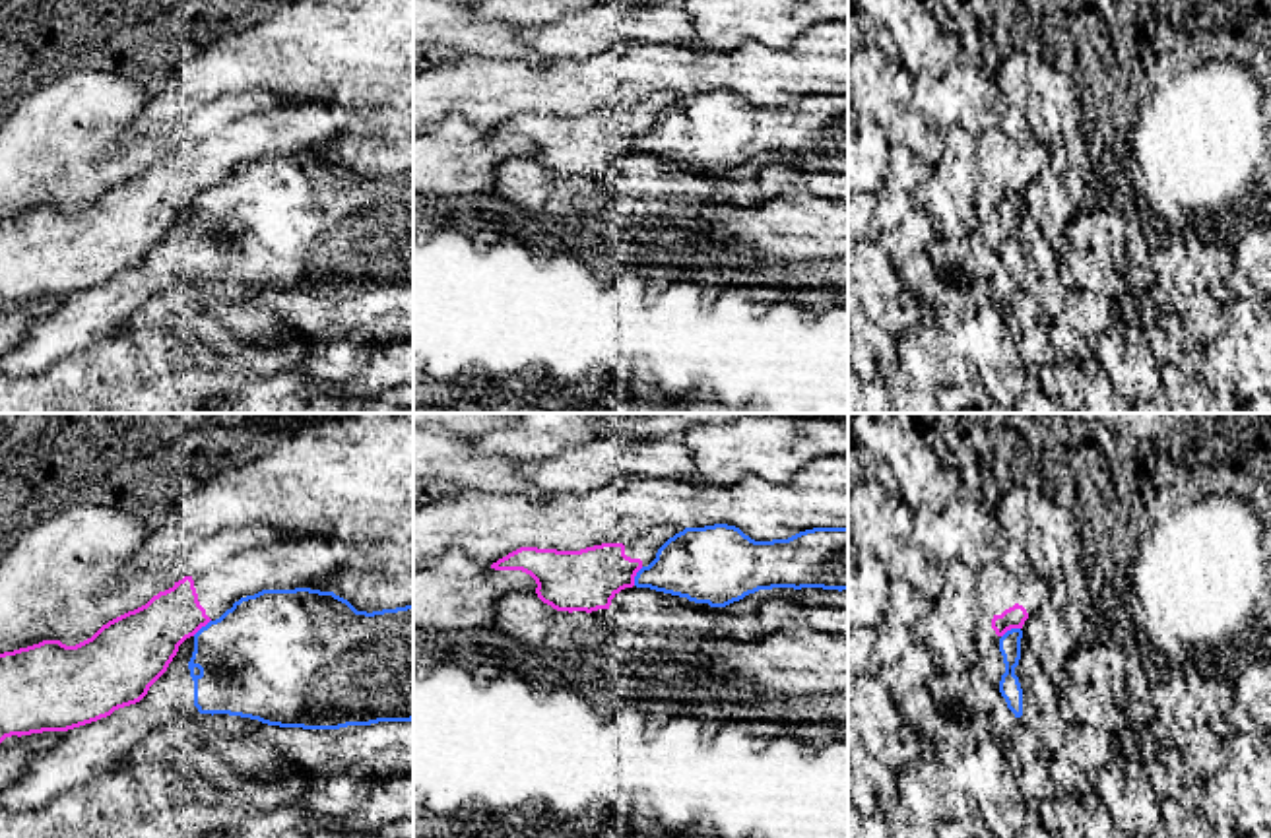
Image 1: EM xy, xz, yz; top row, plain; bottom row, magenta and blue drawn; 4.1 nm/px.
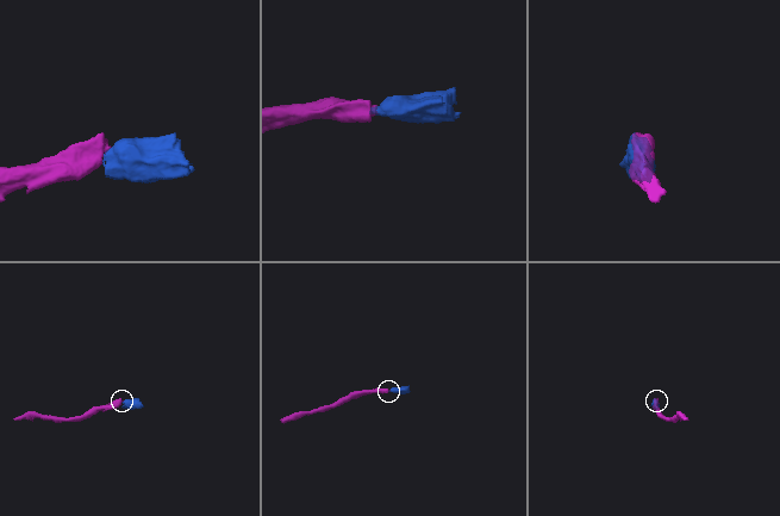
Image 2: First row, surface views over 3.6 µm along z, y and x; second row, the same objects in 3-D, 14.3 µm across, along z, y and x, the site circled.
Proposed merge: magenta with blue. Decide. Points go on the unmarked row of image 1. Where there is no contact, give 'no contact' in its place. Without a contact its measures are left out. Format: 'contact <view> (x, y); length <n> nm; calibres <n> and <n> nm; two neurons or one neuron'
contact xz (635, 140); length 90 nm; calibres 260 and 280 nm; two neurons

